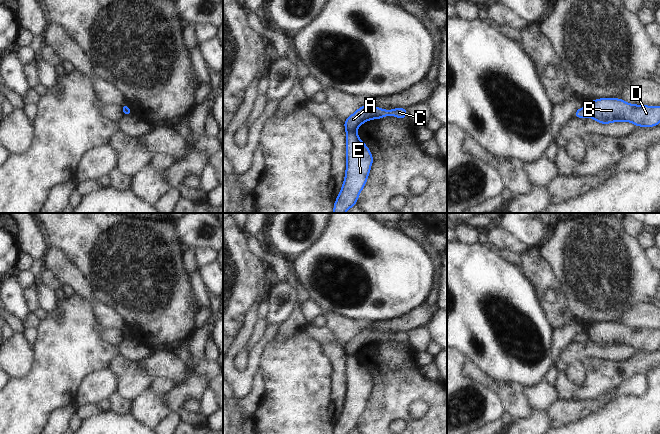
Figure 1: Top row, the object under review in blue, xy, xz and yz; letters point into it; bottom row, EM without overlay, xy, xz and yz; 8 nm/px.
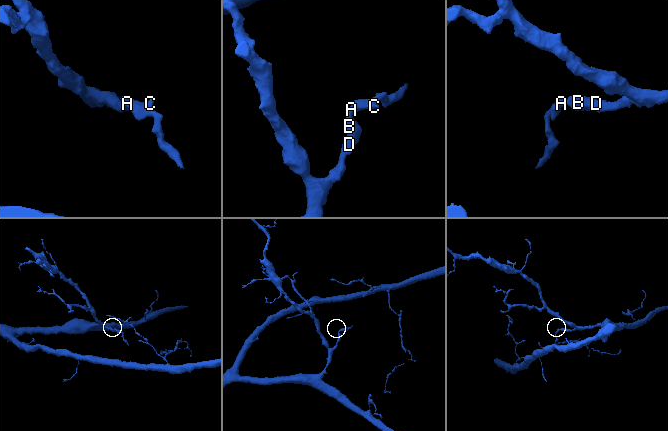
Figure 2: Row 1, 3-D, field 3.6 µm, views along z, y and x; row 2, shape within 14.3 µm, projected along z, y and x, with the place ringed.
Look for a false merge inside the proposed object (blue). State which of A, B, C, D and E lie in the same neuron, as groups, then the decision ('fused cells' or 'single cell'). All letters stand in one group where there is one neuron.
A C / B D E | fused cells

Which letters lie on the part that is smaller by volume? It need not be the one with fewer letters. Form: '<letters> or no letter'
A, C

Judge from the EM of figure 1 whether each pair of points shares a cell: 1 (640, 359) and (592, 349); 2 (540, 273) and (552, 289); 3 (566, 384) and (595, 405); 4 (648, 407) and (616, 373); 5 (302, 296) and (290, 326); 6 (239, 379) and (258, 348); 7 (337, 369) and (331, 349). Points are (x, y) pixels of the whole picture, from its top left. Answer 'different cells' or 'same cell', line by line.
1: different cells
2: same cell
3: different cells
4: different cells
5: same cell
6: same cell
7: same cell

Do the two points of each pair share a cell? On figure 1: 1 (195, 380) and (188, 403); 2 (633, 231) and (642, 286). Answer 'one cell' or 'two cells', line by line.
1: two cells
2: two cells

